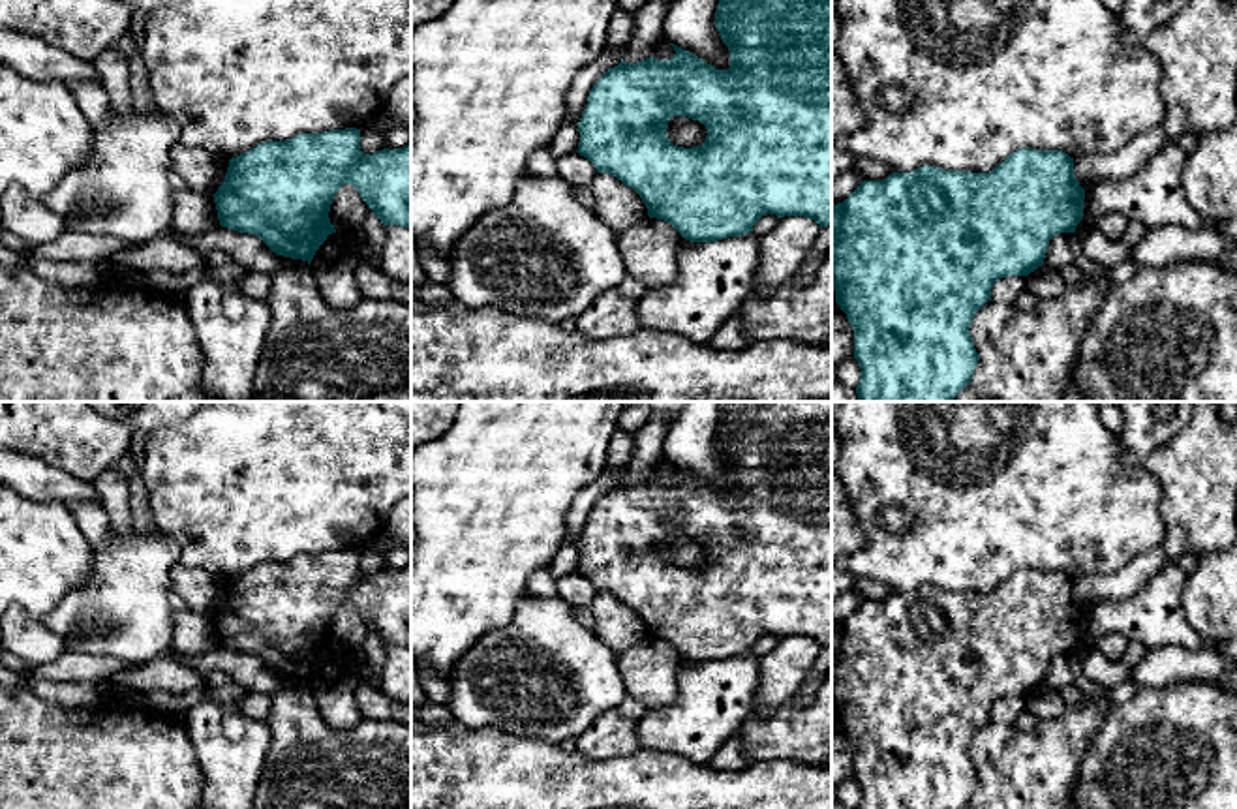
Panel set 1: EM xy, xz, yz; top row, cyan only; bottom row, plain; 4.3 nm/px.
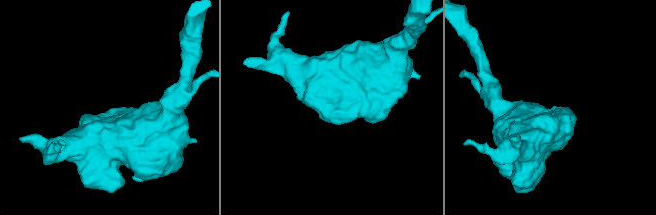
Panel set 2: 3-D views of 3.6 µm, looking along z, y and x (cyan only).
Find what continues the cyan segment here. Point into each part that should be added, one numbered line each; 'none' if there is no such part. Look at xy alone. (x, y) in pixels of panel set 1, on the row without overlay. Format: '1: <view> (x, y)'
none

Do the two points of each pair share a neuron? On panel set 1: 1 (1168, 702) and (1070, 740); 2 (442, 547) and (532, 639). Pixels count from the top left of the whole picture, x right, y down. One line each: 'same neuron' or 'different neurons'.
1: different neurons
2: different neurons

